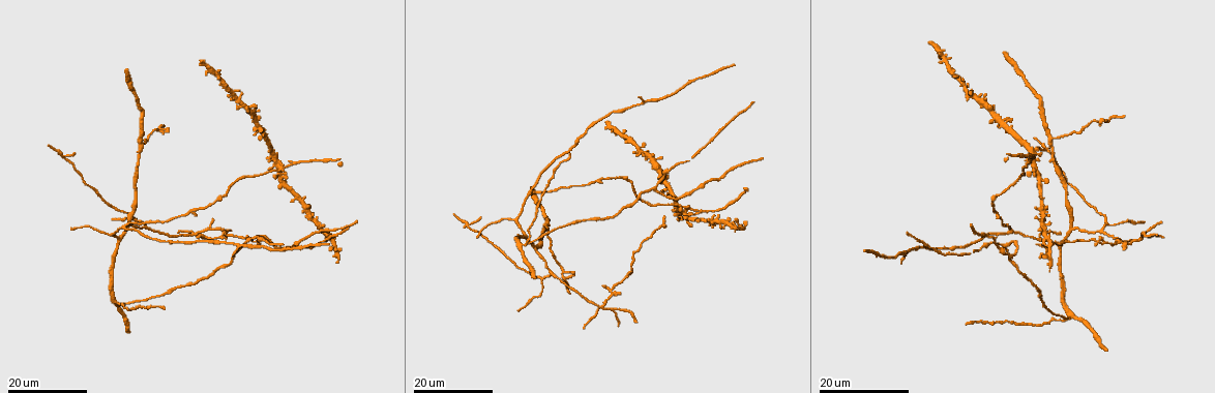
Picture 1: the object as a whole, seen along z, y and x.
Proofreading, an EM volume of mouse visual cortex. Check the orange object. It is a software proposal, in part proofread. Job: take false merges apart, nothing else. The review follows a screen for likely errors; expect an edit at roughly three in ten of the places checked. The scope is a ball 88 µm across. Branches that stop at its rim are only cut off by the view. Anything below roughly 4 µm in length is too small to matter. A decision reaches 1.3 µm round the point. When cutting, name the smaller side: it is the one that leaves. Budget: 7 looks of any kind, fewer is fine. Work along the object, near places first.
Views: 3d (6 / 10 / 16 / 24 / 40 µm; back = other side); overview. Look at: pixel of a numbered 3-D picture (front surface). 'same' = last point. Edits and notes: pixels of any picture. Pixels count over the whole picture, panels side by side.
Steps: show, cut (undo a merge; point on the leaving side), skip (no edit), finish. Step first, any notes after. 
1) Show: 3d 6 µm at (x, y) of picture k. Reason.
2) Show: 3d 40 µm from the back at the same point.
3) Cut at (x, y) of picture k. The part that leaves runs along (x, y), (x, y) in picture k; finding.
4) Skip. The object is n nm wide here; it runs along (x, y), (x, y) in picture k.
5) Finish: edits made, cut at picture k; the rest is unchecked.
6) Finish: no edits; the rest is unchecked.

Show: 3d 16 µm at (1041, 239) of picture 1. Arms part here.

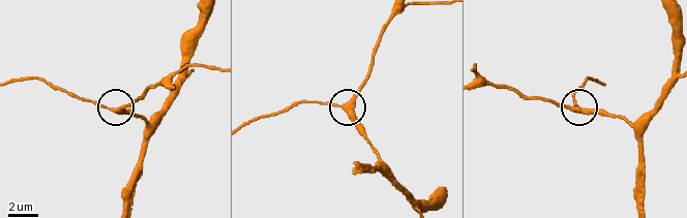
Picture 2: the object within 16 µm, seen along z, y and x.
Show: 3d 6 µm at (113, 111) of picture 2. Closer look.

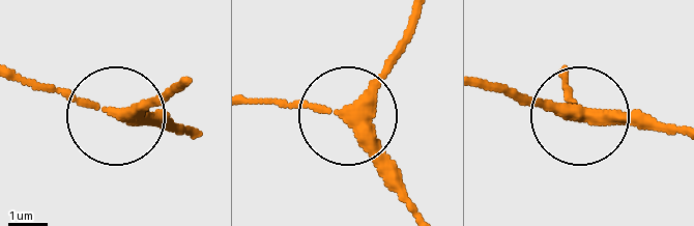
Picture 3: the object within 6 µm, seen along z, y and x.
Skip. The object is 300 nm wide here; it runs along (378, 144), (342, 115), (253, 99) in picture 3; one cell here.

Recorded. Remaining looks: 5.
Show: 3d 16 µm at (1104, 231) of picture 1. Branch point.

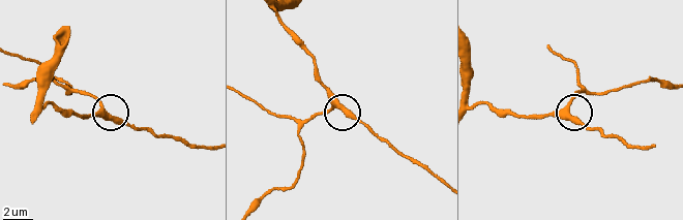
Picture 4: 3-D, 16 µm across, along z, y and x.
Show: 3d 10 µm at (105, 110) of picture 4.

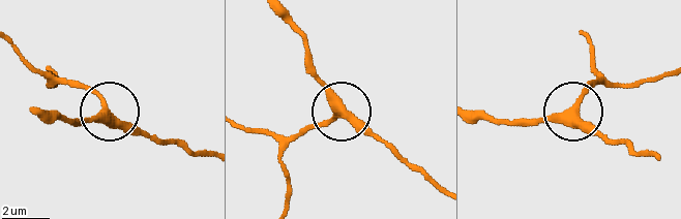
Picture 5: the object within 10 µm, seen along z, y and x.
Skip. It runs along (280, 14), (335, 110), (300, 131) in picture 5; all the same cell.

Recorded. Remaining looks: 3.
Show: 3d 24 µm at (601, 306) of picture 1.

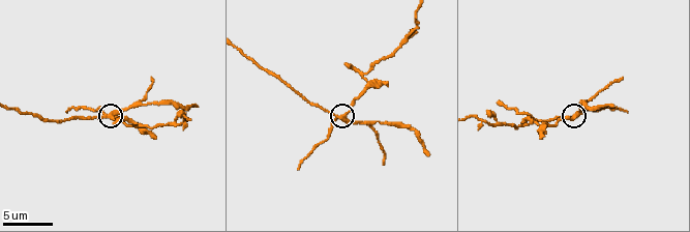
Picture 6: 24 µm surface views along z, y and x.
Show: 3d 6 µm at (578, 115) of picture 6. Closer look.

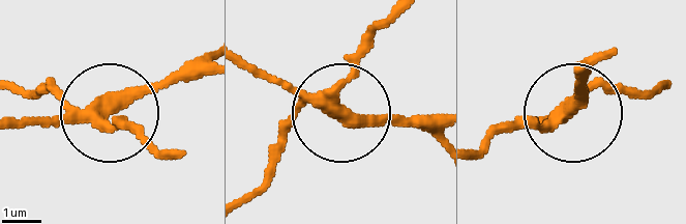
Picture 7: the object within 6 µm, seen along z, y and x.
Cut at (131, 127) of picture 7. 3 arms meet here; the part that leaves runs along (93, 119), (122, 119), (155, 146) in picture 7; two cells meet here.

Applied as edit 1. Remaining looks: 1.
Finish: edits made, cut at picture 7; the rest is unchecked.

